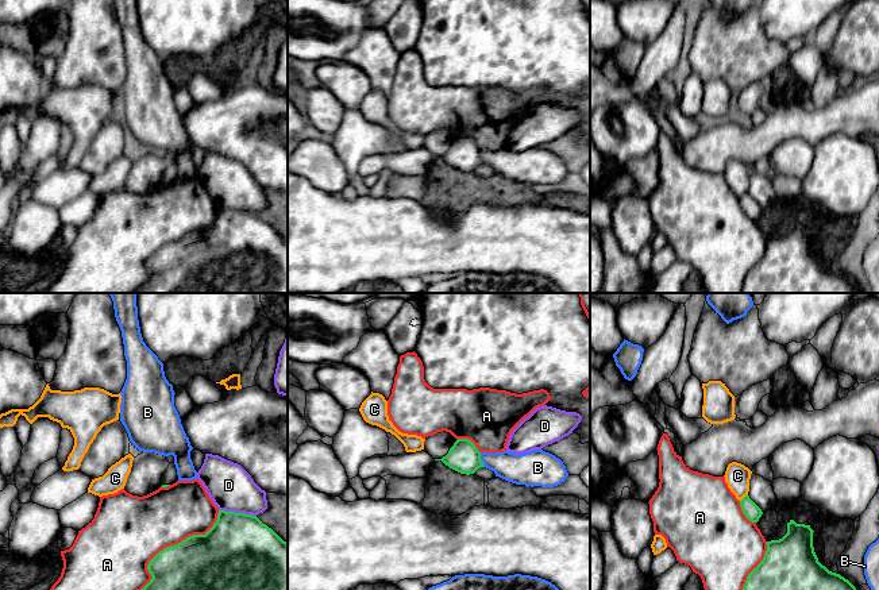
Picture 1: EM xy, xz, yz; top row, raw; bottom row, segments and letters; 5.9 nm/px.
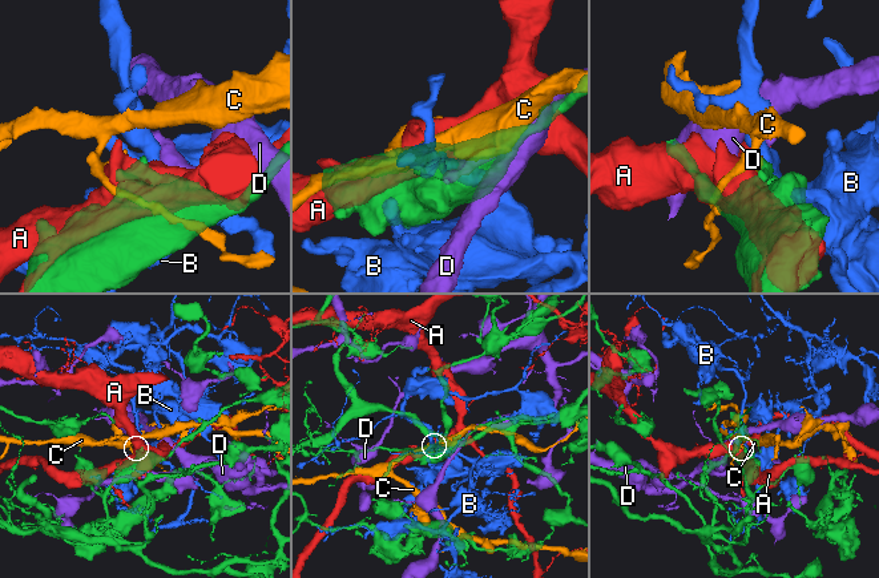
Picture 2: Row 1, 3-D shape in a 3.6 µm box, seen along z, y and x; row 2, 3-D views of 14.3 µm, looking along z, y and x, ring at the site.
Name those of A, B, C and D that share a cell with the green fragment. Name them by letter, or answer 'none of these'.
B

